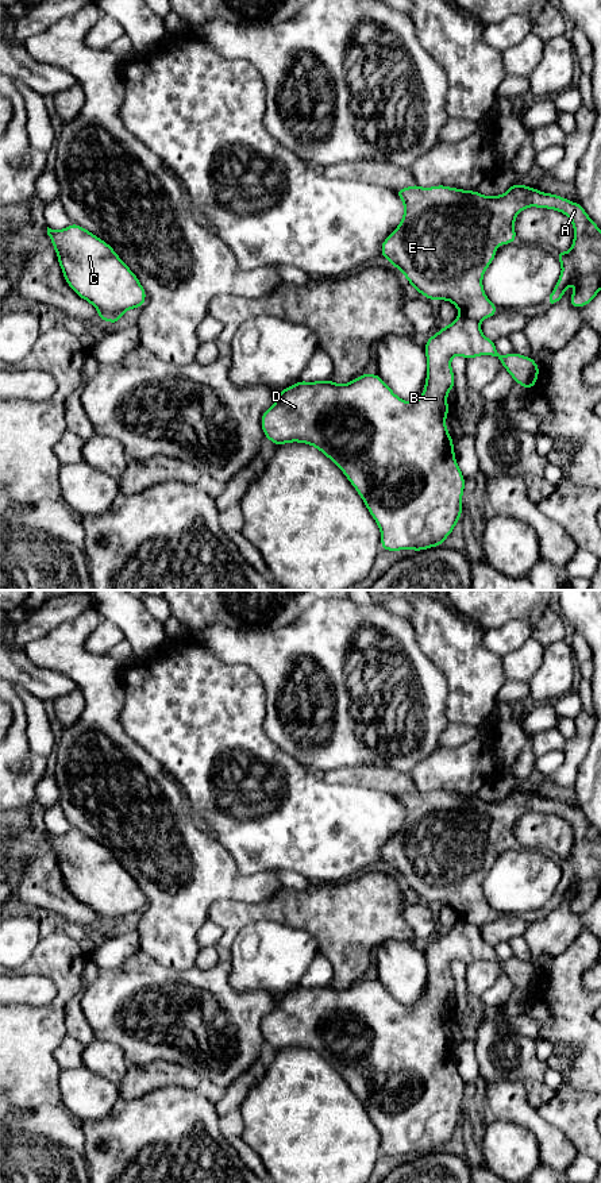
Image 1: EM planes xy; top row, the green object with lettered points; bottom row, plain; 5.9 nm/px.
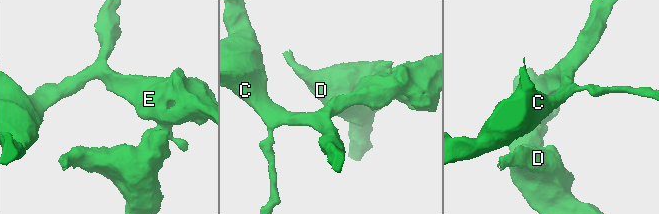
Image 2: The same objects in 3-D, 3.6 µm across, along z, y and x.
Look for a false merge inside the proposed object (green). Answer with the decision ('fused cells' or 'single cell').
fused cells

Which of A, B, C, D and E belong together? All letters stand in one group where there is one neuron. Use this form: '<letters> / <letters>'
A C E / B D

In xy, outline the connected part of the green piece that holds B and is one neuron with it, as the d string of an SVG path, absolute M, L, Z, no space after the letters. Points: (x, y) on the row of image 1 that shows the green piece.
M462 315L450 325L440 327L438 334L429 336L424 351L428 365L424 393L413 402L405 402L396 396L378 374L363 373L343 385L335 384L332 379L315 382L300 379L278 392L276 402L261 417L265 438L276 446L292 442L311 444L343 471L375 520L381 531L381 550L386 551L423 551L443 546L446 537L455 529L456 521L462 519L465 477L455 461L454 442L444 424L450 412L447 394L455 385L451 358L454 355L461 355L465 359L481 355L497 357L515 384L523 385L527 390L535 386L540 373L539 366L531 357L523 357L515 351L500 355L494 340L482 334L479 321Z

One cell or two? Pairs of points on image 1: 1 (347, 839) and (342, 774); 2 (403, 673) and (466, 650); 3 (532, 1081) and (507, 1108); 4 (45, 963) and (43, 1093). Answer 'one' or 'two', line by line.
1: two
2: two
3: two
4: one

